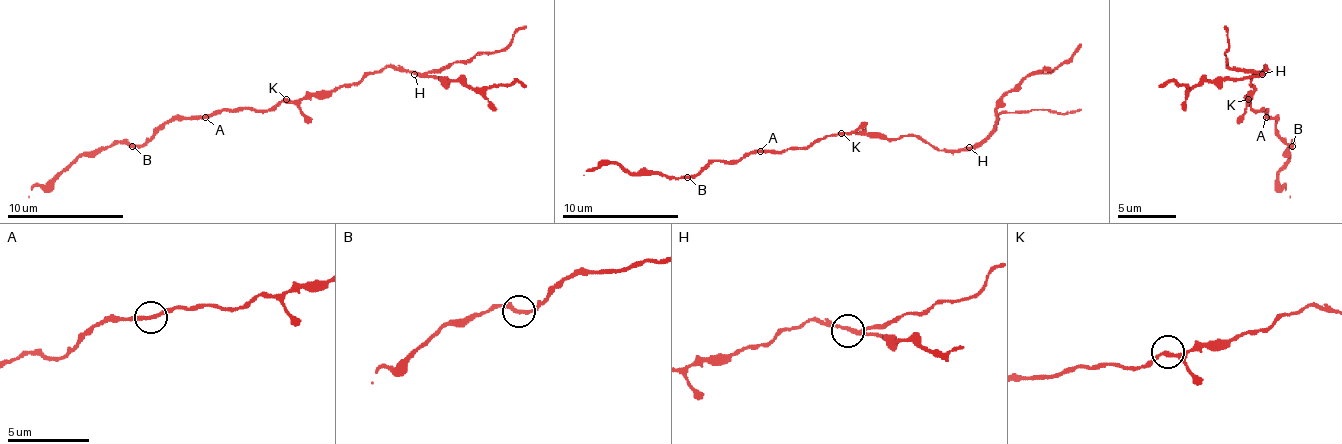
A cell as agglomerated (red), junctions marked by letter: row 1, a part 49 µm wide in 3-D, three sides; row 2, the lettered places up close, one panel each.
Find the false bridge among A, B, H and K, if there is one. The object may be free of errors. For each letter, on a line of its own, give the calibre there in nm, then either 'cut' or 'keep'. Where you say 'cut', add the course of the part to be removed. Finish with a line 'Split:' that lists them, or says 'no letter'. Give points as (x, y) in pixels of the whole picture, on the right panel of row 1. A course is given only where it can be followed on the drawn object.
A: 200 nm thick; keep
B: 200 nm thick; keep
H: 200 nm thick; cut; foreign part runs (1263, 73), (1211, 79), (1190, 88), (1167, 82), (1158, 88)
K: 200 nm thick; keep
Split: H

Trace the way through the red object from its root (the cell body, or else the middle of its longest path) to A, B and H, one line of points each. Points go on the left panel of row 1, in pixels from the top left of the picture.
A: (286, 102), (278, 102), (266, 111), (234, 108), (214, 111), (205, 117)
B: (286, 102), (278, 102), (266, 111), (234, 108), (205, 117), (176, 117), (167, 119), (141, 146), (132, 146)
H: (286, 102), (327, 96), (385, 67), (403, 67), (414, 73)

